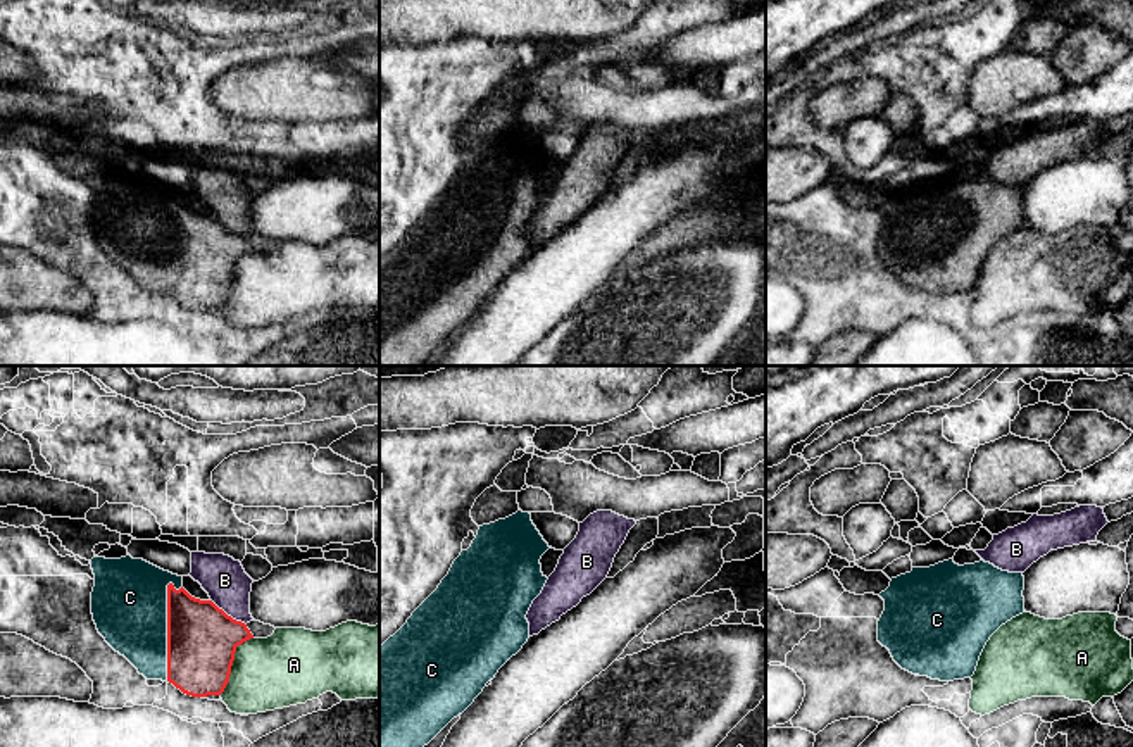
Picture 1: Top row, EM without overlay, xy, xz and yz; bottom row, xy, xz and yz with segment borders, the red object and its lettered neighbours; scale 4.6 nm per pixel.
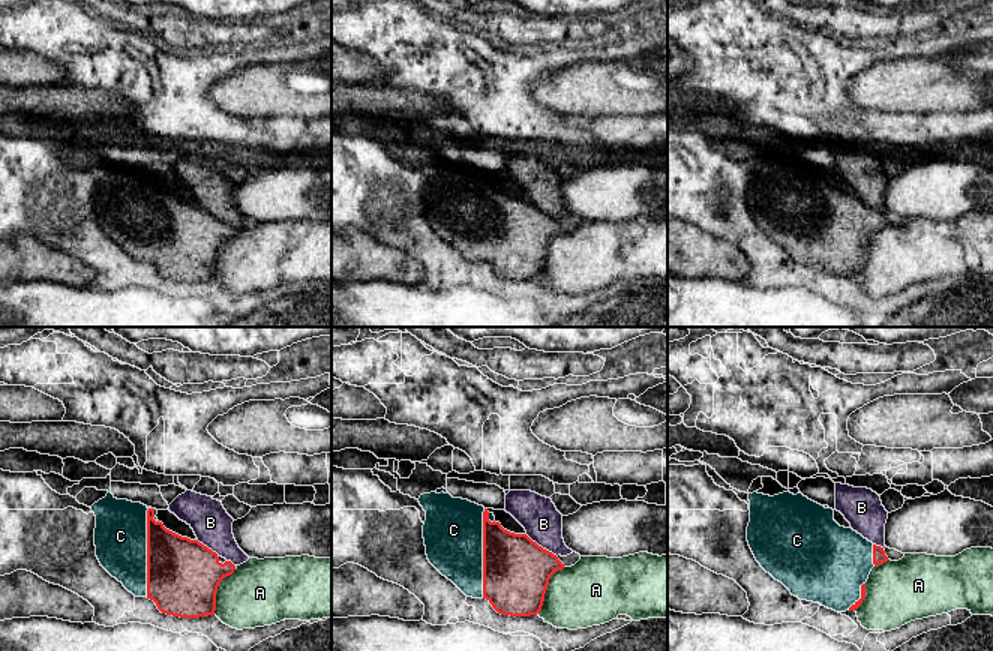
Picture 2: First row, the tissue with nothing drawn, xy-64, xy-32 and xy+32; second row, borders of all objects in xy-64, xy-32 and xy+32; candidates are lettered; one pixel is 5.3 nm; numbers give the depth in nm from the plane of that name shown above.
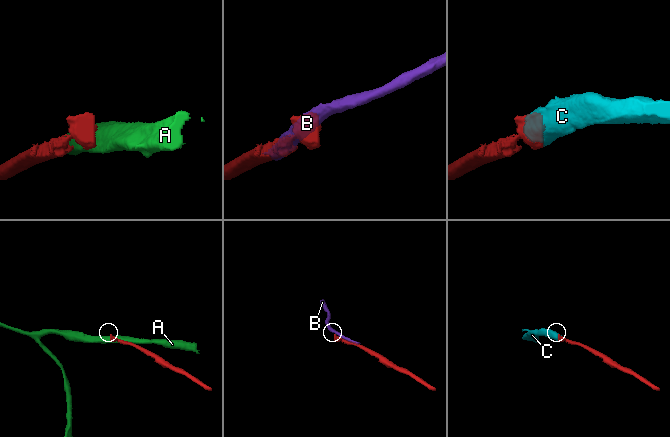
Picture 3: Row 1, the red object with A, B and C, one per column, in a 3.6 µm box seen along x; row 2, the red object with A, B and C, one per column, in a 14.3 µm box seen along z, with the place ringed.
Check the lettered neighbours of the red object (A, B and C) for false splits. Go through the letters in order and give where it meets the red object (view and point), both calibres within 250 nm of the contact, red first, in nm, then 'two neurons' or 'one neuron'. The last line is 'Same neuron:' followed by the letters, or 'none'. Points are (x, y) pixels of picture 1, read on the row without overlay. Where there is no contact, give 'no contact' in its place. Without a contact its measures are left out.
A: contact xy (231, 276); calibres 320 and 340 nm; two neurons
B: contact xy (226, 228); calibres 320 and 200 nm; two neurons
C: contact xy (168, 245); calibres 320 and 360 nm; one neuron
Same neuron: C

